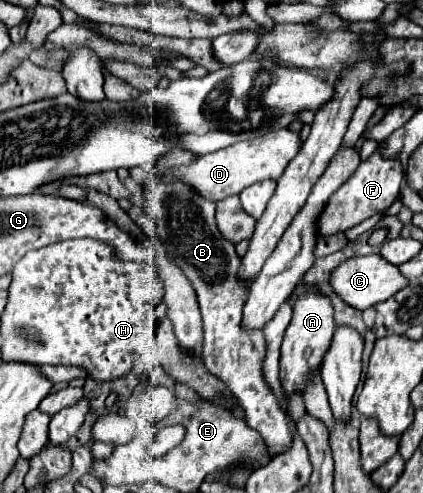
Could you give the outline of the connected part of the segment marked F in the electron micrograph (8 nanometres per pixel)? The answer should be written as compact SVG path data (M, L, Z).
M374 151L354 171L354 177L350 177L350 181L346 181L346 185L342 185L342 189L338 189L338 193L334 193L334 197L330 197L322 217L318 221L318 225L320 225L318 233L334 235L338 231L346 231L346 229L362 223L364 219L372 217L374 213L386 211L398 195L402 177L404 177L404 171L402 171L402 163L398 159L386 159L386 157L382 157L380 151Z

